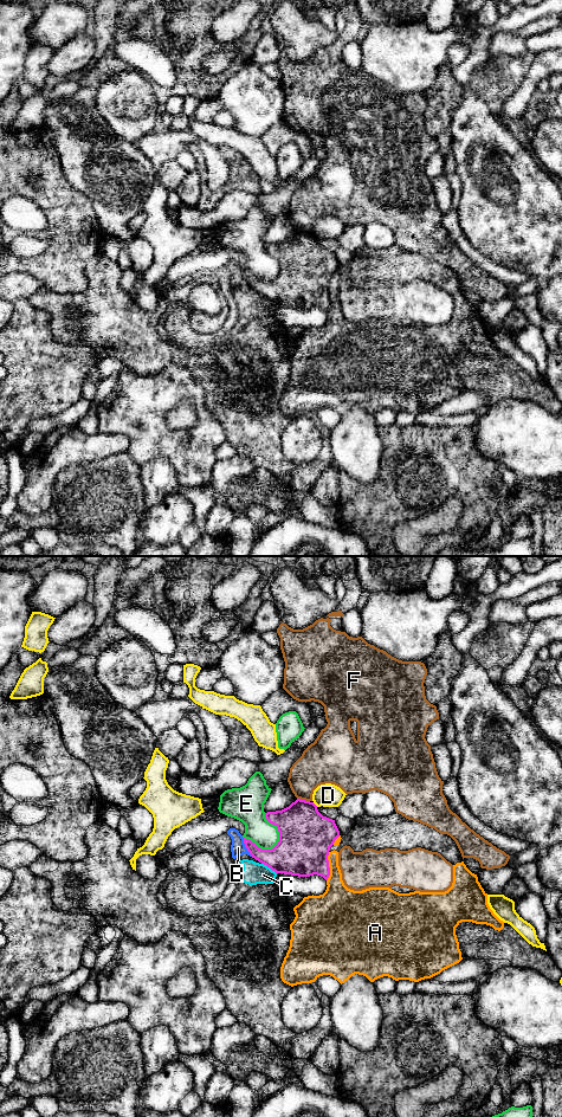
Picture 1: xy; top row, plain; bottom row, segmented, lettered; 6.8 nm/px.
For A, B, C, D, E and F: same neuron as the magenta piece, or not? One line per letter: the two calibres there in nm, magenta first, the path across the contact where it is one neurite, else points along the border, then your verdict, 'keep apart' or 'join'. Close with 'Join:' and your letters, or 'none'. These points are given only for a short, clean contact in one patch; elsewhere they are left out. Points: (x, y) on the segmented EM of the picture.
A: calibres 360 and 220 nm; keep apart
B: calibres 180 and 100 nm; border xy (243, 838), (244, 846), (252, 856); keep apart
C: calibres 340 and 160 nm; border xy (262, 863), (276, 873); keep apart
D: calibres 360 and 160 nm; keep apart
E: calibres 360 and 200 nm; keep apart
F: calibres 360 and 260 nm; keep apart
Join: none

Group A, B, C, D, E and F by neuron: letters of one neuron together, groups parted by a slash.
A / B C / D / E / F

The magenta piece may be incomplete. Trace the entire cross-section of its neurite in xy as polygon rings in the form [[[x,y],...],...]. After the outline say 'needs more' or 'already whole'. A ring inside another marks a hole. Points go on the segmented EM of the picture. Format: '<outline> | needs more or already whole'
[[[301,799],[282,811],[265,813],[265,818],[278,828],[279,841],[272,850],[261,850],[244,838],[252,858],[276,873],[317,874],[328,880],[329,851],[340,837],[335,820],[323,816],[314,802]]] | already whole

